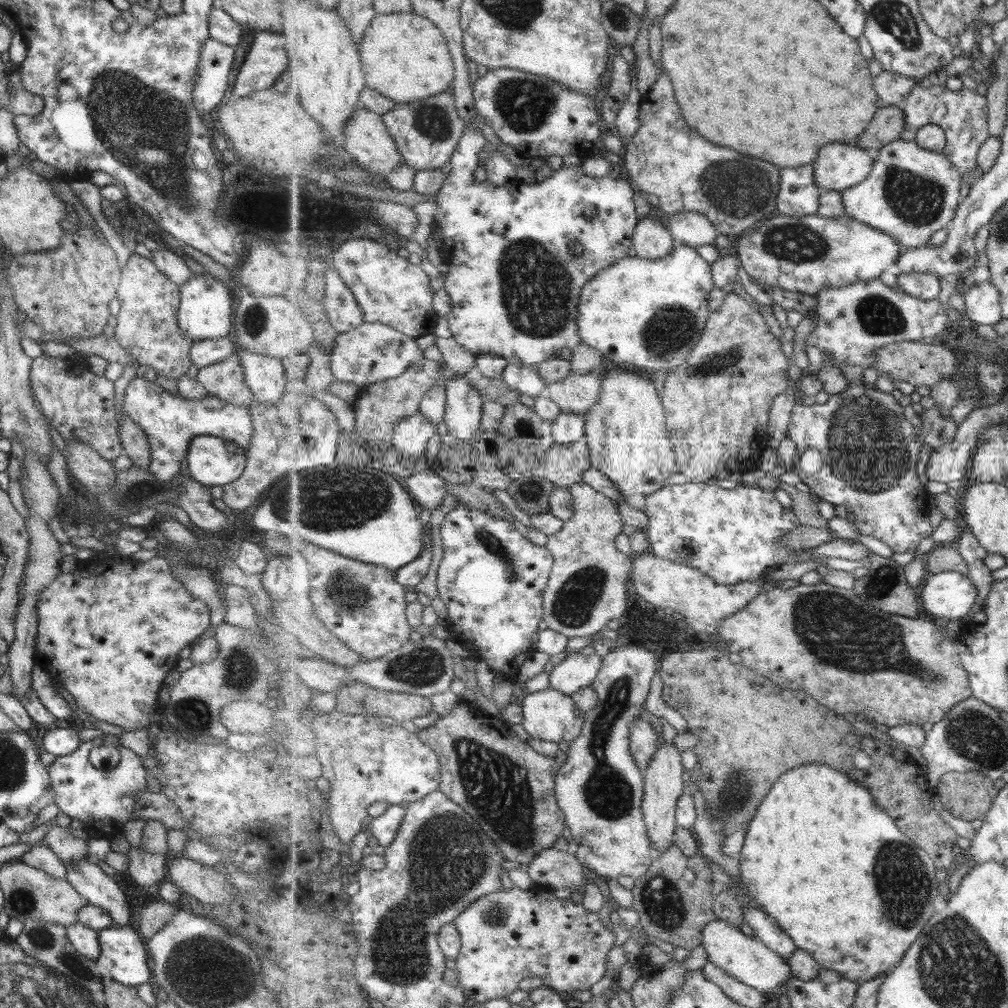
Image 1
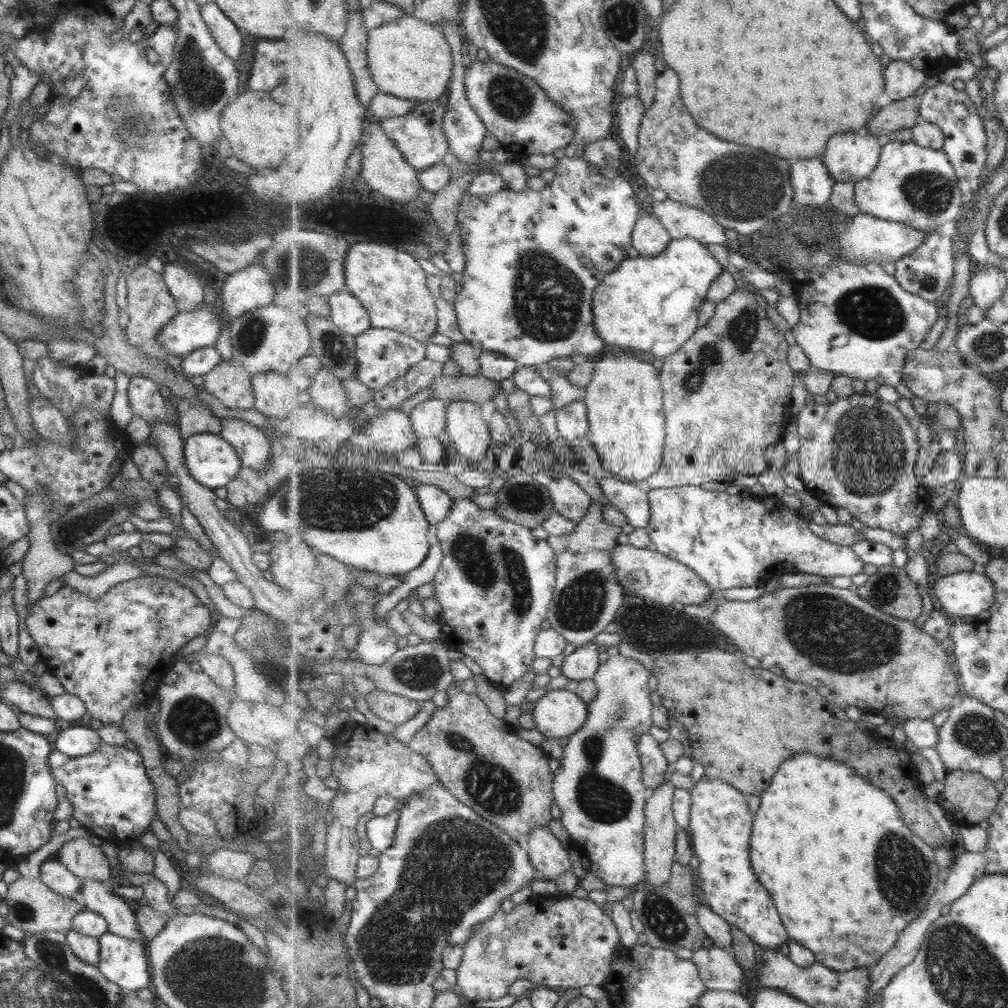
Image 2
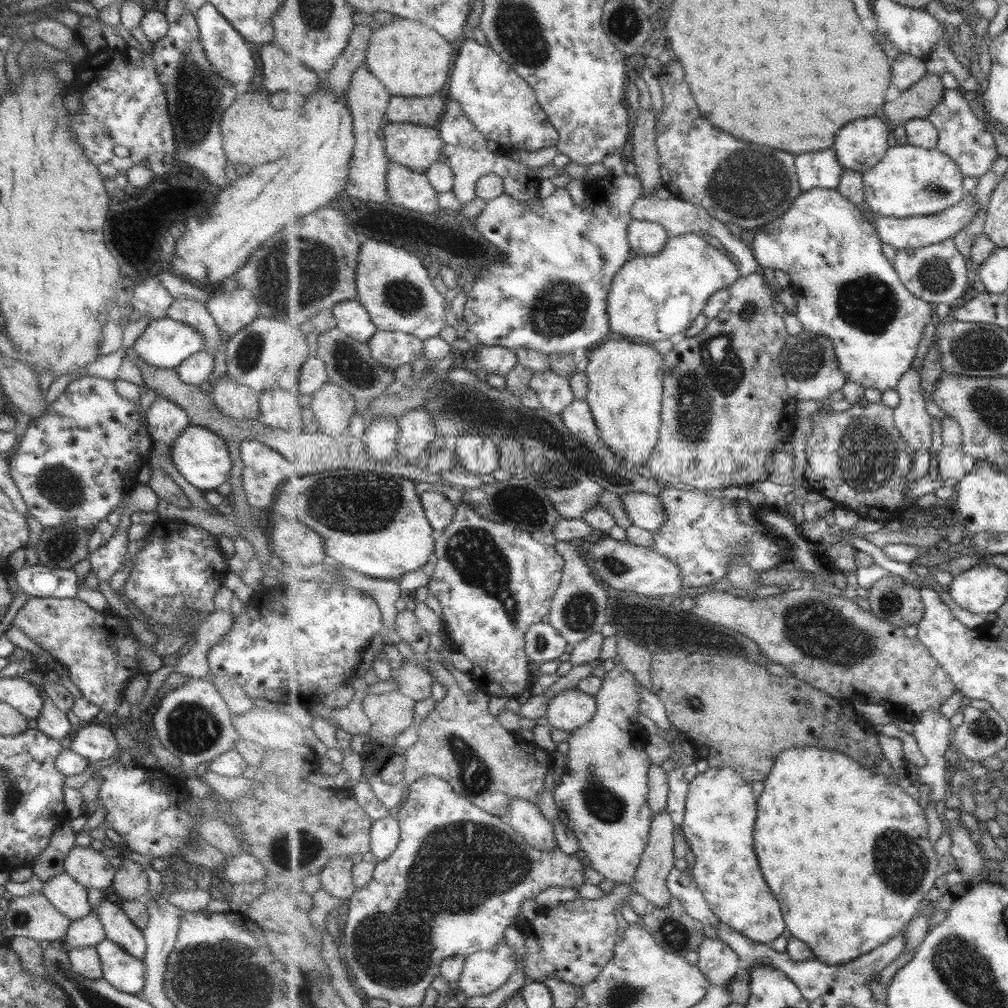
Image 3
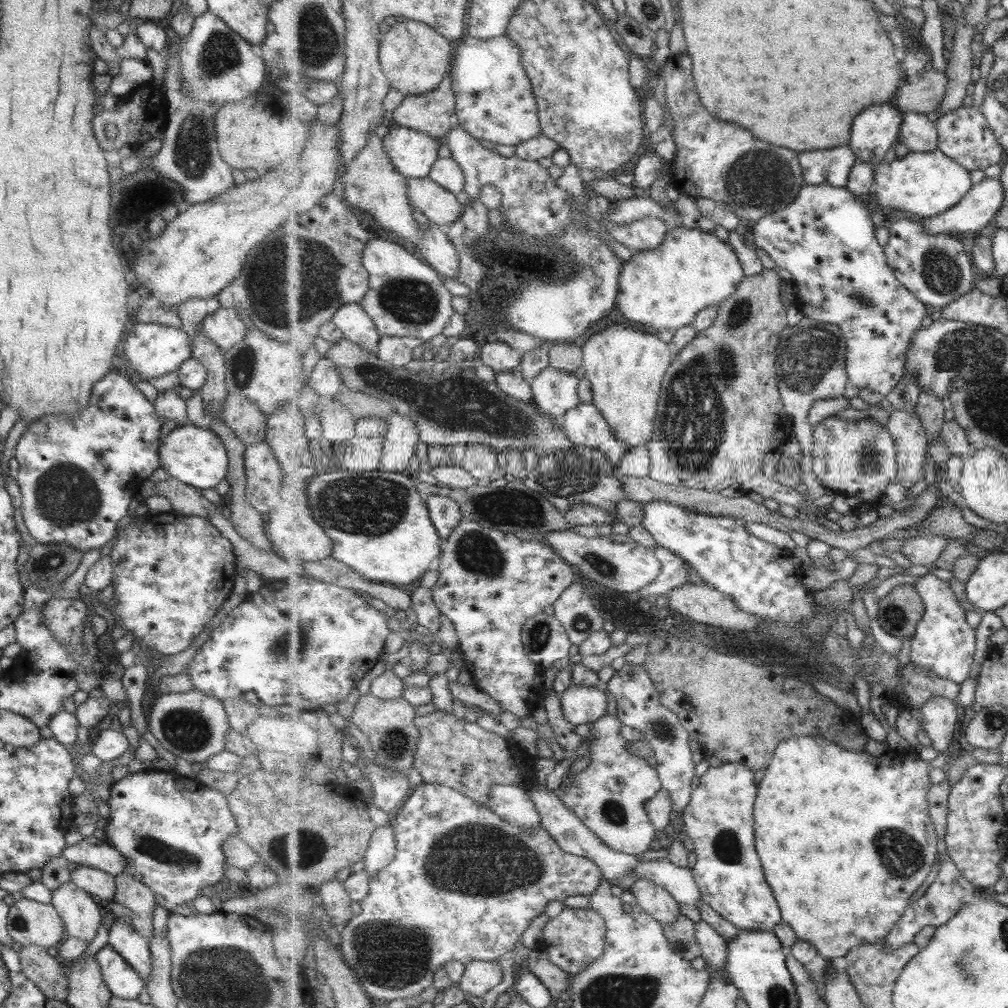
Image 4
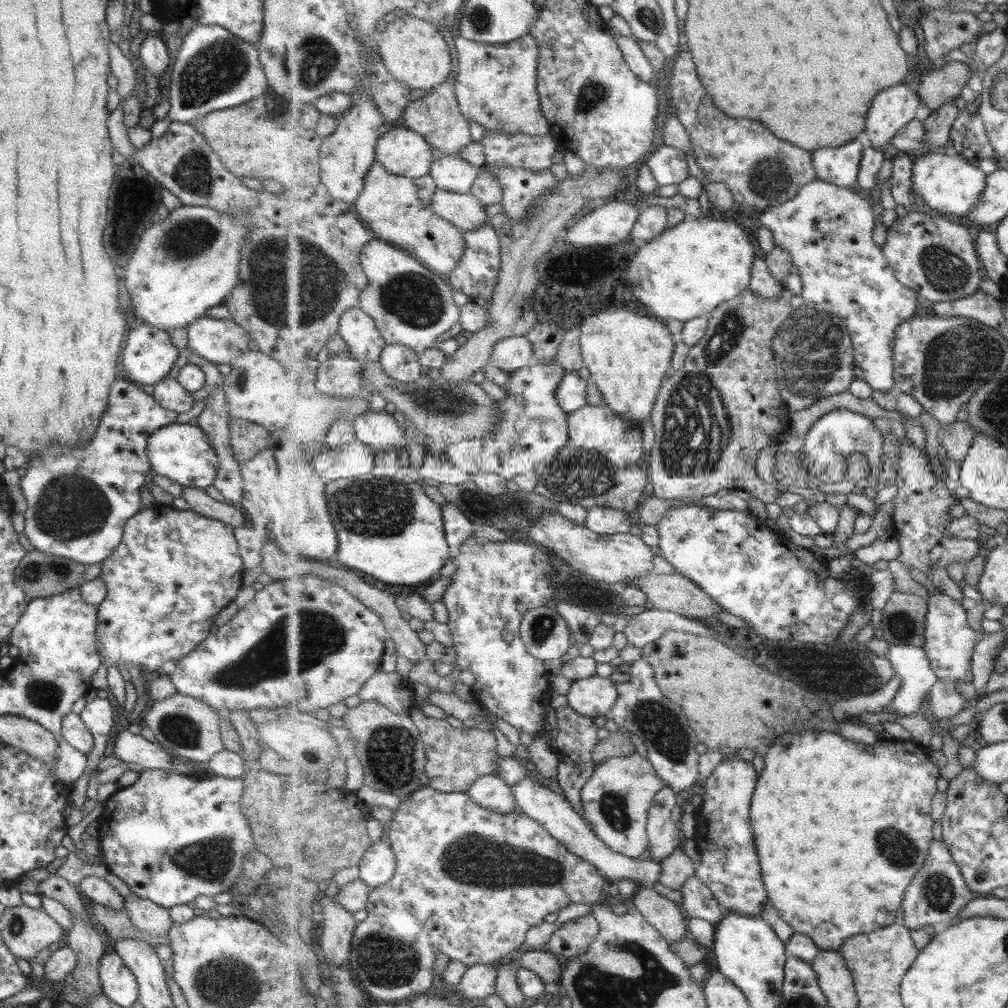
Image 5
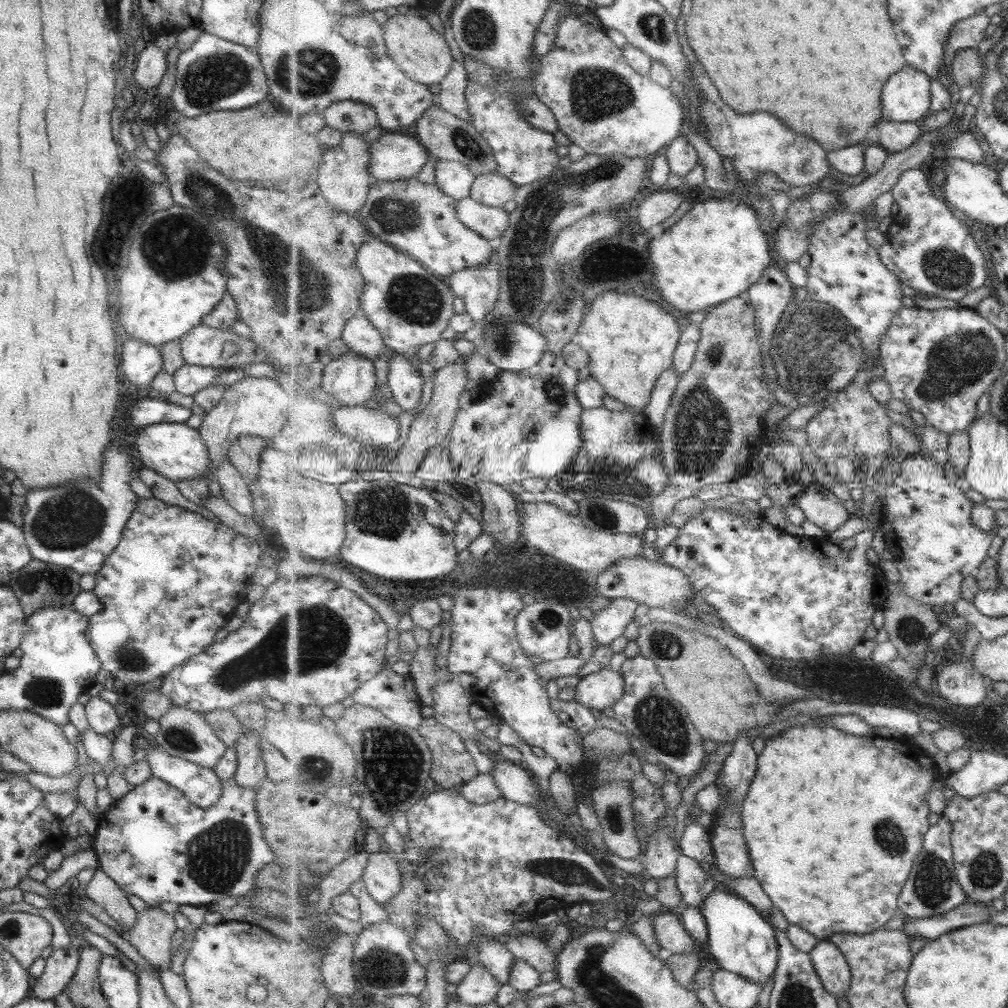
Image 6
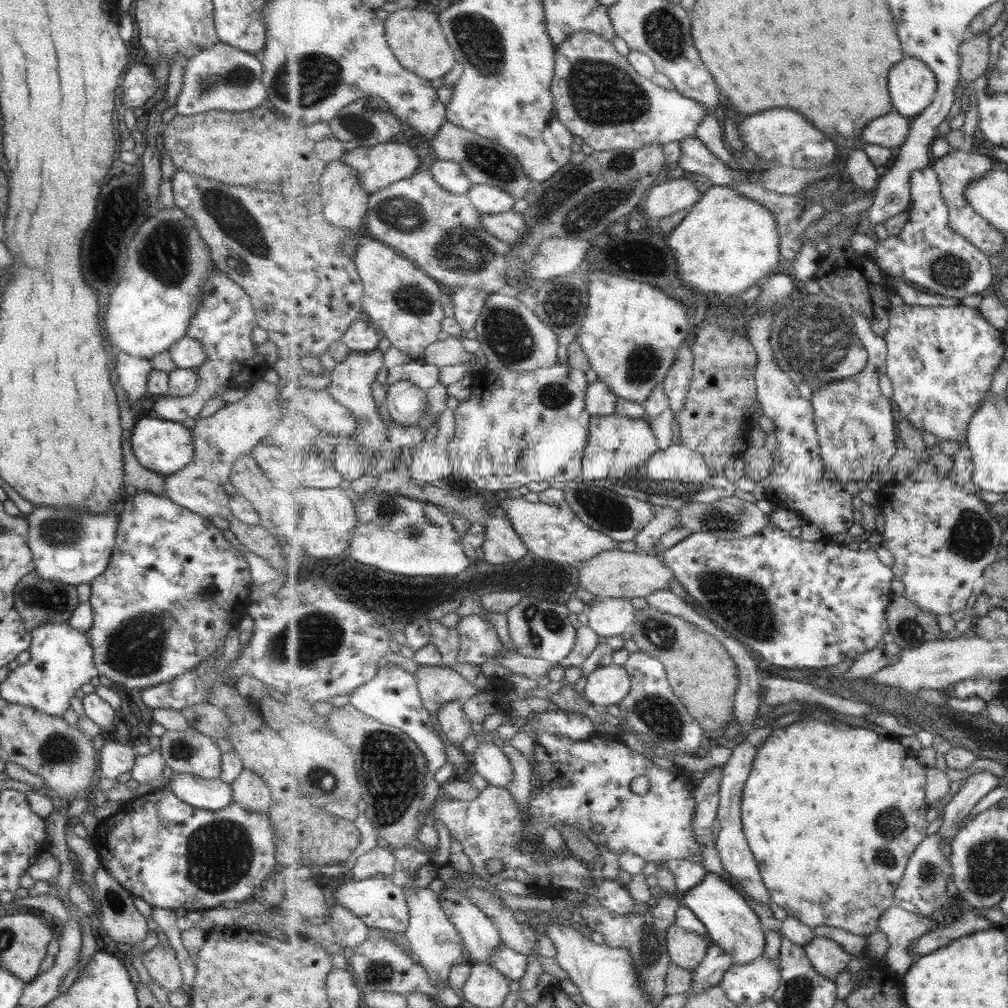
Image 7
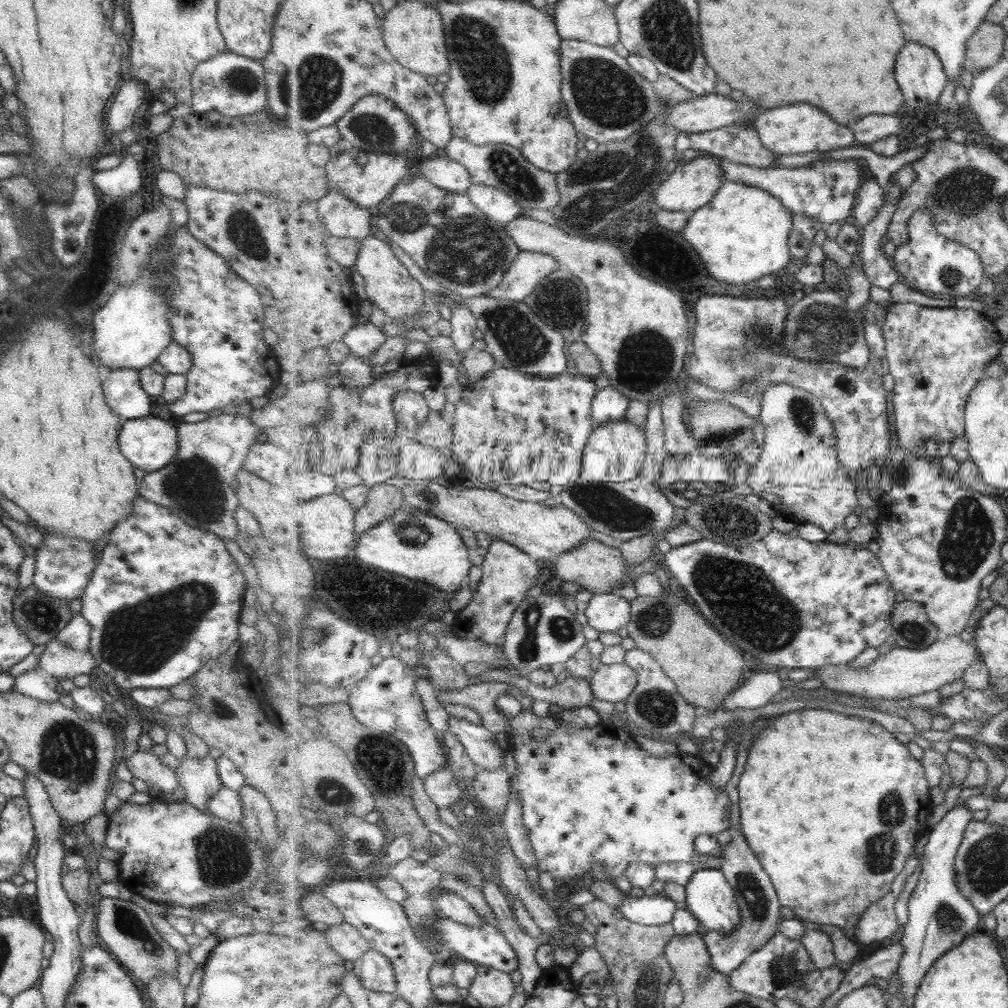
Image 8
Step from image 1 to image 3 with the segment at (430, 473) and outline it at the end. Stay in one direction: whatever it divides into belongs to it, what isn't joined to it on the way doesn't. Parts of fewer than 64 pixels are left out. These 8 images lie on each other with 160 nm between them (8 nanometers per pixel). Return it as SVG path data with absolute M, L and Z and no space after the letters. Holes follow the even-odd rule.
M423 490L420 497L427 518L436 532L443 532L447 526L451 526L456 515L456 503L440 490Z

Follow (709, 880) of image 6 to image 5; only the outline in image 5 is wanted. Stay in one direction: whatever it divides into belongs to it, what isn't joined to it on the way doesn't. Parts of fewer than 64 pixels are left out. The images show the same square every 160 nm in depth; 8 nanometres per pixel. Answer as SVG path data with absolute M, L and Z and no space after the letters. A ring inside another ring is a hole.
M691 875L682 886L683 910L688 918L701 918L719 924L726 909L719 904L714 892L696 875Z

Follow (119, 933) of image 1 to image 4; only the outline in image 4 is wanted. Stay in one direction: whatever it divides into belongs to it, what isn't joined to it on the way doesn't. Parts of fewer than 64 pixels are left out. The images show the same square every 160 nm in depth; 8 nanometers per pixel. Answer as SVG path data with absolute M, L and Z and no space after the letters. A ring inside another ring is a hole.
M109 945L100 948L95 954L108 991L121 1000L135 1000L143 990L144 980L127 964L123 957Z

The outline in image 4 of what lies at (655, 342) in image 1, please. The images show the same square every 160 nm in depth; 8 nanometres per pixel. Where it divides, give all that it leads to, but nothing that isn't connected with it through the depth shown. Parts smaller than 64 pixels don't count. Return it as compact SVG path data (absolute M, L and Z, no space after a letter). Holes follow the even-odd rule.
M672 227L663 245L656 250L641 251L633 254L629 262L622 266L618 279L618 309L629 322L641 324L646 329L678 331L691 325L699 312L711 306L721 305L739 291L740 284L746 279L743 264L737 251L729 242L721 242L715 234L703 232L699 228Z

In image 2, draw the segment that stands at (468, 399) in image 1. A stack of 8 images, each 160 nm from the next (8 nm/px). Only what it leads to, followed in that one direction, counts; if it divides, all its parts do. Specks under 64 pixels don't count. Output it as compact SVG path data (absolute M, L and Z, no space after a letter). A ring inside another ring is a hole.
M471 401L447 404L446 433L467 466L475 465L486 455L493 442L481 406Z

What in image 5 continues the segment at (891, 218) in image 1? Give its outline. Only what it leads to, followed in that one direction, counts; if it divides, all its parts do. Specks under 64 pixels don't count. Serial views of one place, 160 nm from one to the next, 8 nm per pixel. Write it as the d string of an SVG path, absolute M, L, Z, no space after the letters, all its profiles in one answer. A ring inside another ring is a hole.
M943 151L914 155L912 190L936 212L967 216L979 203L987 186L988 175L959 155L947 156Z

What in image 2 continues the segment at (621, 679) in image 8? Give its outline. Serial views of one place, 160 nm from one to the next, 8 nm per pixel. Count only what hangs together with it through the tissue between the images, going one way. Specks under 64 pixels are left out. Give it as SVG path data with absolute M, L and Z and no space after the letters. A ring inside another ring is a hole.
M573 687L548 690L534 706L537 730L554 739L575 735L587 723L591 709Z

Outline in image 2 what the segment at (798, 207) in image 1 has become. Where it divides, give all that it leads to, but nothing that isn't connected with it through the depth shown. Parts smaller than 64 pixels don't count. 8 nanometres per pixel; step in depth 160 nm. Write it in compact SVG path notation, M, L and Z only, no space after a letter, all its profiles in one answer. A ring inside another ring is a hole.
M821 158L797 160L791 164L794 202L798 207L811 208L827 205L836 180L830 175Z

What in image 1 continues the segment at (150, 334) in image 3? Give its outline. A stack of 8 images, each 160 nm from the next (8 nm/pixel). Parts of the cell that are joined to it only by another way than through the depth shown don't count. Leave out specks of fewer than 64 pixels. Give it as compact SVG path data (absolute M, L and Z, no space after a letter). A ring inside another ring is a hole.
M191 273L189 280L178 287L179 309L176 313L177 324L181 332L192 342L203 339L223 338L233 330L232 312L236 294L226 285L210 275Z

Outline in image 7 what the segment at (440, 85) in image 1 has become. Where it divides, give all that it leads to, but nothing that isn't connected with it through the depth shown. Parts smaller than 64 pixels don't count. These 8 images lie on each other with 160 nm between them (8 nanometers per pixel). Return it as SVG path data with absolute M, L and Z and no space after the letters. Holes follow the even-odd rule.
M401 9L388 14L385 20L386 36L395 56L399 62L418 73L427 80L443 78L451 72L451 68L457 64L454 50L449 46L448 40L442 30L439 17L427 9Z

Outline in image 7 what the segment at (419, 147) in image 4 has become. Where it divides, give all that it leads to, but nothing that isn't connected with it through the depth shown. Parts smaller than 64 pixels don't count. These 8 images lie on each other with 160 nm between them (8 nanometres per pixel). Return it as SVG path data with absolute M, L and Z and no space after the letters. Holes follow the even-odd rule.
M389 141L376 144L370 147L357 147L349 153L344 154L342 161L350 164L358 174L363 188L366 188L368 195L379 192L382 188L387 188L390 184L398 183L403 178L411 178L419 170L419 156L415 147L398 141Z

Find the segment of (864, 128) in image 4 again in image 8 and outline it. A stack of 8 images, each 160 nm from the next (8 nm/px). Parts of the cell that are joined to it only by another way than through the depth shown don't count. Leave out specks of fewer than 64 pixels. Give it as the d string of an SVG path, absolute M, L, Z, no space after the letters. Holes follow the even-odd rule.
M907 41L899 54L895 76L909 109L937 103L950 81L938 52L915 41Z

